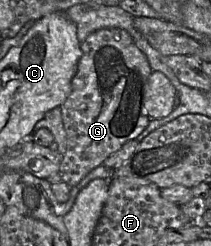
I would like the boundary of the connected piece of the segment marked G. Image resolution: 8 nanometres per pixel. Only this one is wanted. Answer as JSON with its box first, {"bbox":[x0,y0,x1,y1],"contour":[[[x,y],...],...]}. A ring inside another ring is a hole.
{"bbox":[59,28,153,188],"contour":[[[103,28],[91,33],[80,47],[82,55],[69,95],[60,106],[66,149],[59,174],[70,188],[126,142],[136,139],[151,120],[145,109],[145,91],[153,70],[132,36],[124,29]]]}

